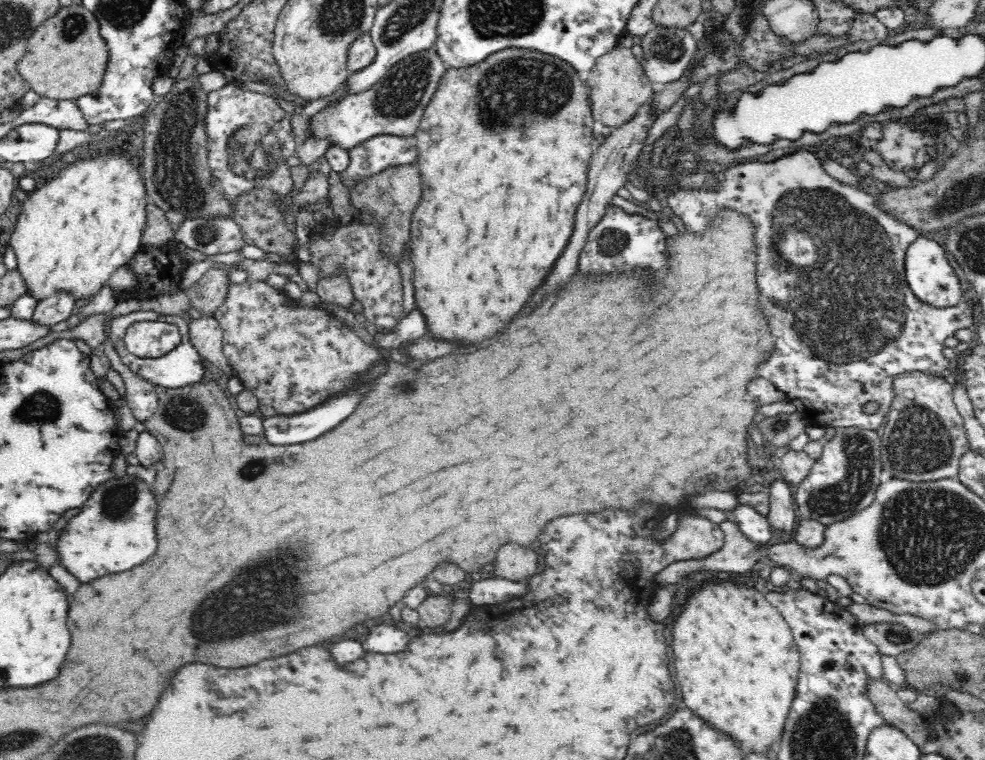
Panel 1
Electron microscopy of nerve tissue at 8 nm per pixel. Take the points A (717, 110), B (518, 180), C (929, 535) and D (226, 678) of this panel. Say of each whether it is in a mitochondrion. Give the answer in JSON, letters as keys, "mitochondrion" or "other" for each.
{"A":"other","B":"other","C":"mitochondrion","D":"other"}

